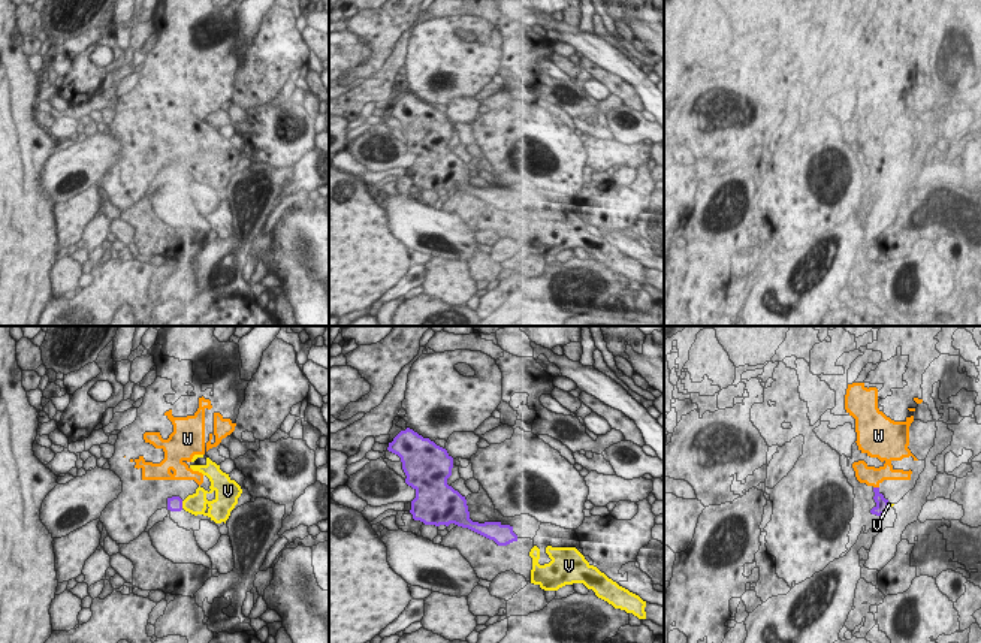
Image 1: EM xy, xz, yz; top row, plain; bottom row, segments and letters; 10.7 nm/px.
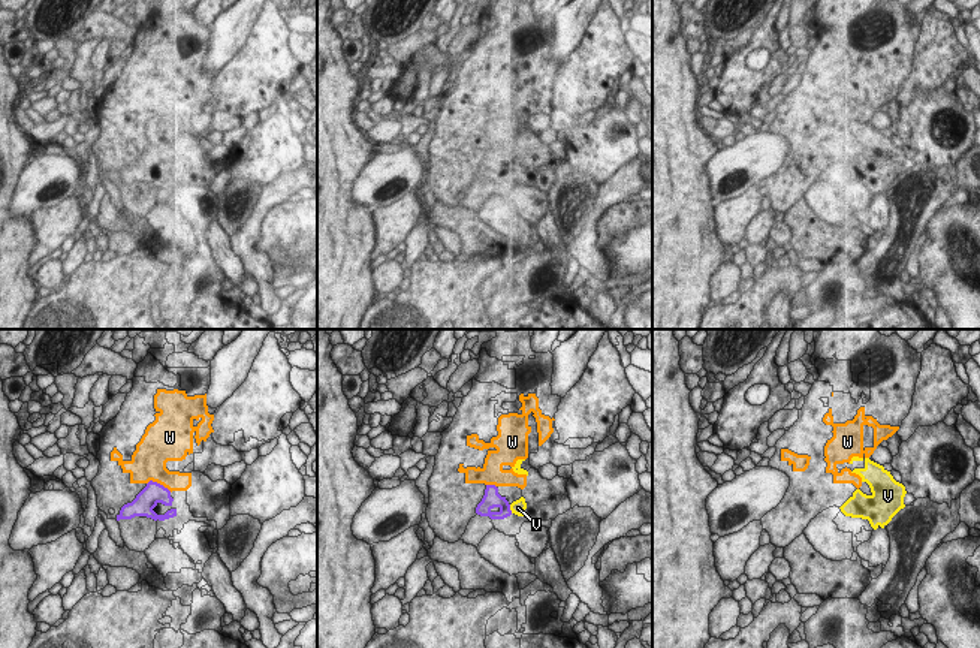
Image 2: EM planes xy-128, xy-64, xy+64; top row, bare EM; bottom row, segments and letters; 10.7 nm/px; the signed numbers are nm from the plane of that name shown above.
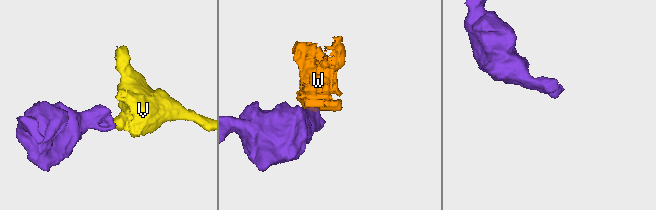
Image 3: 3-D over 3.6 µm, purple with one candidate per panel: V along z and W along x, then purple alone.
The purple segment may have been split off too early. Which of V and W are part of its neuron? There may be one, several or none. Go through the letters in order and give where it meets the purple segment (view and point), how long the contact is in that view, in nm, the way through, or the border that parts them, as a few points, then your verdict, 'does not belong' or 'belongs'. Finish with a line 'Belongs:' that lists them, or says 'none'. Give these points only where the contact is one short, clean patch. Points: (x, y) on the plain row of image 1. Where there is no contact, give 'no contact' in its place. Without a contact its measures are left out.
V: meets purple in xy at (181, 169); contact 80 nm long; runs through xy (175, 168), (181, 169), (196, 169); belongs
W: meets purple in yz at (877, 153); contact 70 nm long; border along yz (874, 151), (878, 153); does not belong
Belongs: V

